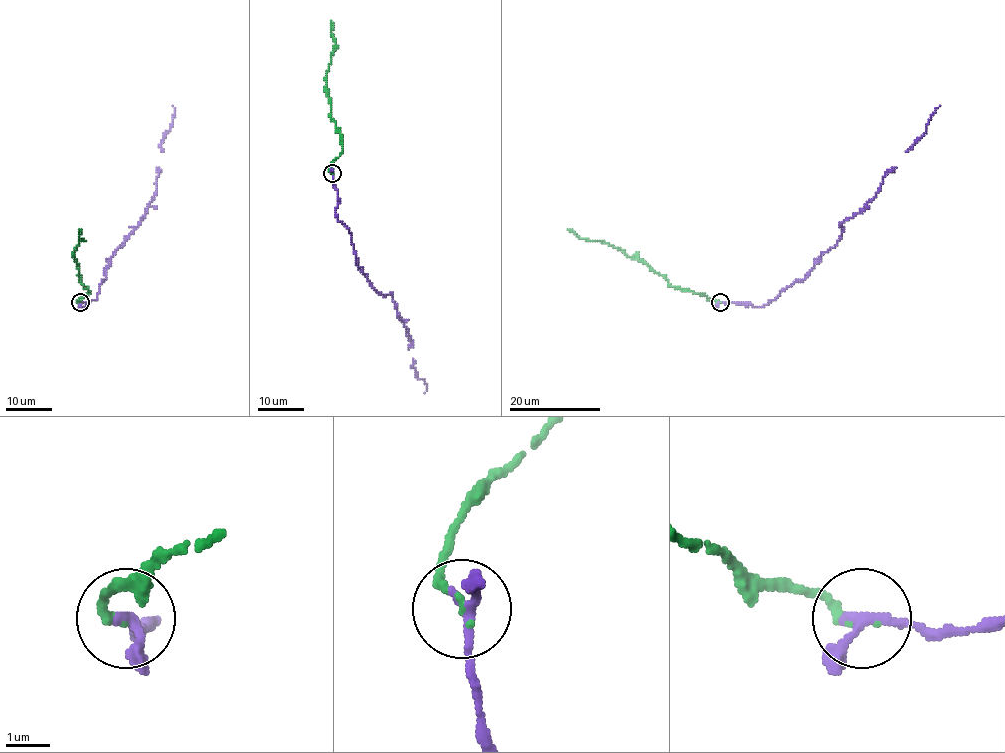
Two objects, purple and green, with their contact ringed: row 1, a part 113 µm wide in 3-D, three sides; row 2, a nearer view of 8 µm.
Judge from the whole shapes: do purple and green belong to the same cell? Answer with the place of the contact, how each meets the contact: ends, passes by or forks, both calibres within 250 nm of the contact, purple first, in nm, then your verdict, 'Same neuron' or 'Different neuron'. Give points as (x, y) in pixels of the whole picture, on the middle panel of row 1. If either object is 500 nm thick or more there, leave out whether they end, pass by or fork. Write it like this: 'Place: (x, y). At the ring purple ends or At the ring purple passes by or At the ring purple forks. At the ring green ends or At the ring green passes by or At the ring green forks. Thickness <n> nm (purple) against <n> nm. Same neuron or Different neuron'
Place: (332, 173). At the ring purple passes by. At the ring green ends. Thickness 200 nm (purple) against 170 nm. Same neuron

